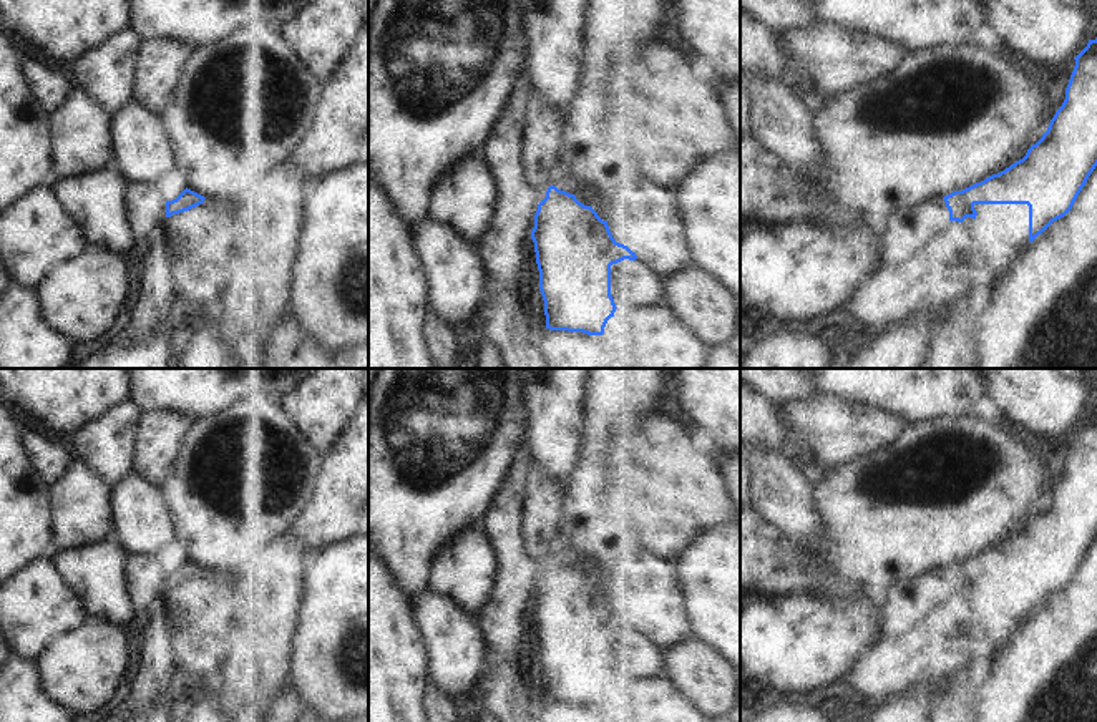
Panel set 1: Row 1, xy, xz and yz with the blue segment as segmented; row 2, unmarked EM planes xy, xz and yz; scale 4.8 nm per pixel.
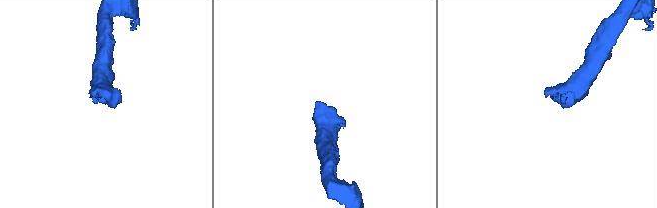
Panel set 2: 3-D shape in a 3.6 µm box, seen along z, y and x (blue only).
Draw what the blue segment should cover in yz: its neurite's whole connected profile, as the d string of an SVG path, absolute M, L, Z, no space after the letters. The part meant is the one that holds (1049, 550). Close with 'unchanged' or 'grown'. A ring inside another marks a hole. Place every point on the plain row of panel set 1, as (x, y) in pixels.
M1097 410L1089 412L1074 432L1062 478L1022 531L963 563L906 579L880 594L883 634L861 654L830 697L843 715L858 715L921 682L948 685L956 692L968 689L969 676L979 671L992 642L984 634L961 626L949 607L953 593L976 591L976 576L1027 576L1029 614L1072 581L1097 538Z; grown

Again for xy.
M186 559L176 571L166 573L166 589L184 583L193 593L173 617L169 644L176 664L197 677L202 687L216 677L229 651L226 634L234 604L234 579Z; grown

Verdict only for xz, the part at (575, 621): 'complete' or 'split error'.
split error

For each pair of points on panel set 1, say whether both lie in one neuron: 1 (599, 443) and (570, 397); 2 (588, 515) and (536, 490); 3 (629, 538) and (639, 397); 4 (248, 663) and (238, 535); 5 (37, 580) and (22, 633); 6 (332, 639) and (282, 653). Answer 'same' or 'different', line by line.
1: different
2: different
3: same
4: different
5: same
6: different

